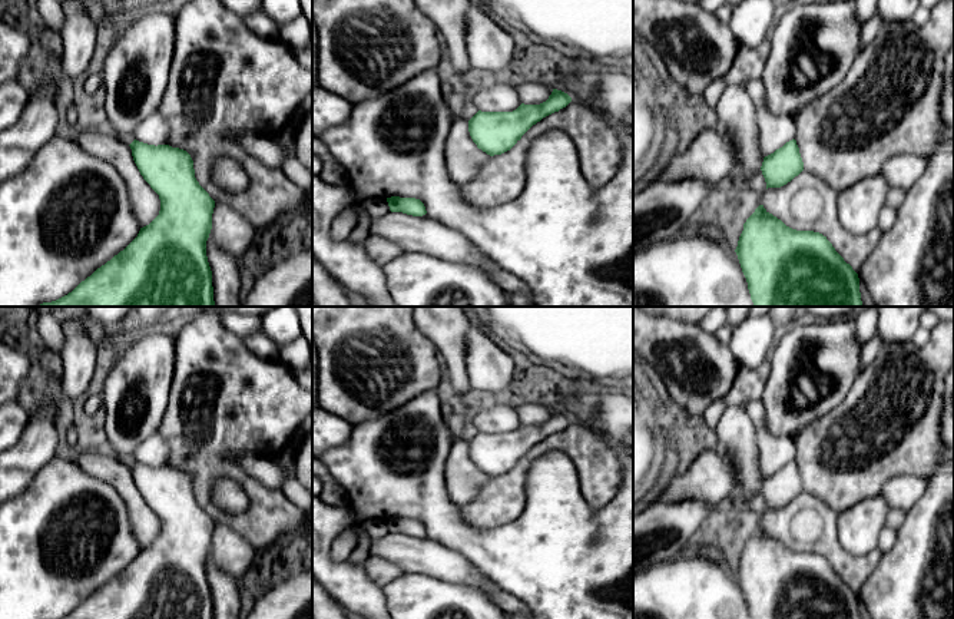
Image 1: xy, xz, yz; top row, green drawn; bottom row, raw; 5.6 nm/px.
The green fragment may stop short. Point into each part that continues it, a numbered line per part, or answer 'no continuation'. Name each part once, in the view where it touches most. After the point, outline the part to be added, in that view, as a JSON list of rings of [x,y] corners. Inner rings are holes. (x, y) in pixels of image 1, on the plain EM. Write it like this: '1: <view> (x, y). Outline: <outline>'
no continuation

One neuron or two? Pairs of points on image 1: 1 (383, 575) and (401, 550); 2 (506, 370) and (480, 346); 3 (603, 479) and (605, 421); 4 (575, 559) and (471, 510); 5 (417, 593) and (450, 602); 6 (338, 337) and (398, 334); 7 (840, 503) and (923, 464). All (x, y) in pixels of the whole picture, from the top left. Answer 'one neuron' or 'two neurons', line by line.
1: two neurons
2: one neuron
3: two neurons
4: two neurons
5: one neuron
6: one neuron
7: one neuron

